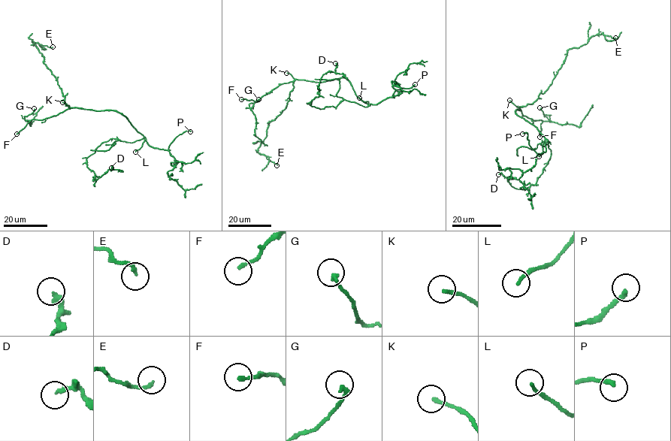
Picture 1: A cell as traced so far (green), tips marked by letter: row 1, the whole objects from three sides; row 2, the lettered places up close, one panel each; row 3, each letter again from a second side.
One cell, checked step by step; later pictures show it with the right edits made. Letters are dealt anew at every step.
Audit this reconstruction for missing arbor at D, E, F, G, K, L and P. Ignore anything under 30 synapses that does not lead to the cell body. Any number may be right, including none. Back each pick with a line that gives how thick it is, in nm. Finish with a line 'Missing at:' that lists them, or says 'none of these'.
K: 190 nm thick
L: 170 nm thick
P: 200 nm thick
Missing at: K, L, P

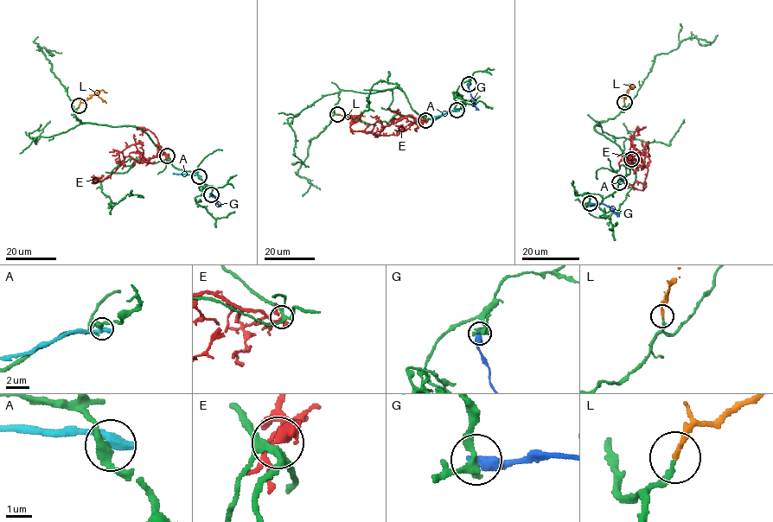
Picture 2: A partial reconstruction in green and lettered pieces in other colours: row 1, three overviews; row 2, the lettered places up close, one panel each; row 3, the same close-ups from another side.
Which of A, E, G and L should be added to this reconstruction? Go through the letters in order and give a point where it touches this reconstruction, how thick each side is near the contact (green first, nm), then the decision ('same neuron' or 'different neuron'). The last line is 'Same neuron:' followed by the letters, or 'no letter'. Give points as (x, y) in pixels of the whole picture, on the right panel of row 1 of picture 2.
A: (619, 182) | 360/480 nm | different neuron
E: (631, 159) | 240/550 nm | different neuron
G: (590, 203) | 300/480 nm | different neuron
L: (624, 102) | 200/190 nm | same neuron
Same neuron: L

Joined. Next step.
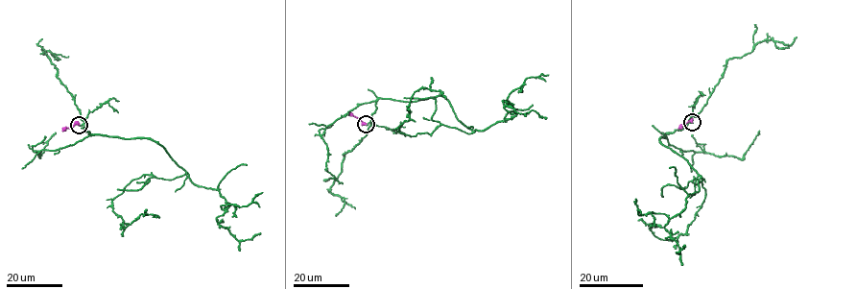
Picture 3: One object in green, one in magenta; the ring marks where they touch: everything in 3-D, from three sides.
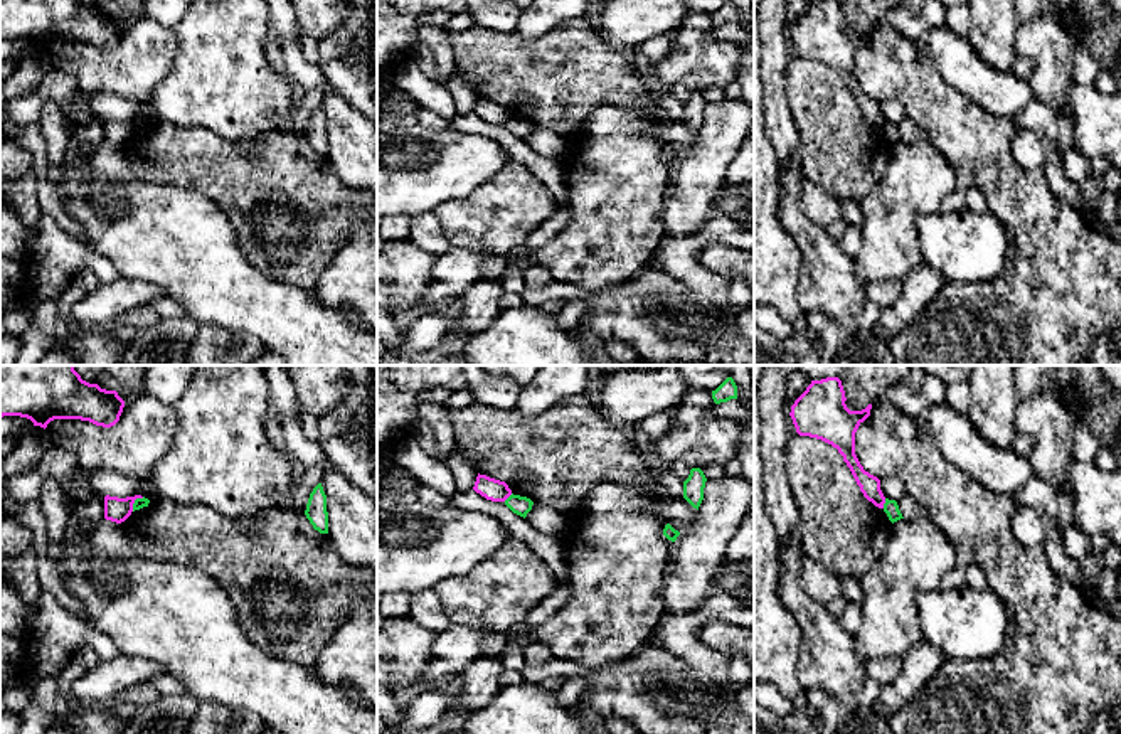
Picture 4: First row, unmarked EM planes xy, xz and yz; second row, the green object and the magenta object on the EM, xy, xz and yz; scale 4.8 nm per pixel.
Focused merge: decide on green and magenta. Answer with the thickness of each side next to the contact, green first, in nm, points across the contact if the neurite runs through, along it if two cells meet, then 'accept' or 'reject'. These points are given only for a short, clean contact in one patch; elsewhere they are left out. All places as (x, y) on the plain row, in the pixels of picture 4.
70/100 nm | along yz (886, 122), (882, 130) | reject

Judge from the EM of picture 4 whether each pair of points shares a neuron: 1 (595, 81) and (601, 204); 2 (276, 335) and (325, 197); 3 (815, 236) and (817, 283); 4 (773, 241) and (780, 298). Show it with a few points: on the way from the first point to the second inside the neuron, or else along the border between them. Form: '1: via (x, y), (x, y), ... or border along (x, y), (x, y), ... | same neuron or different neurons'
1: border along (635, 108), (598, 105), (583, 125), (569, 135) | different neurons
2: border along (258, 270), (271, 278), (312, 292) | different neurons
3: via (817, 248), (817, 271) | same neuron
4: via (773, 255), (776, 285) | same neuron

